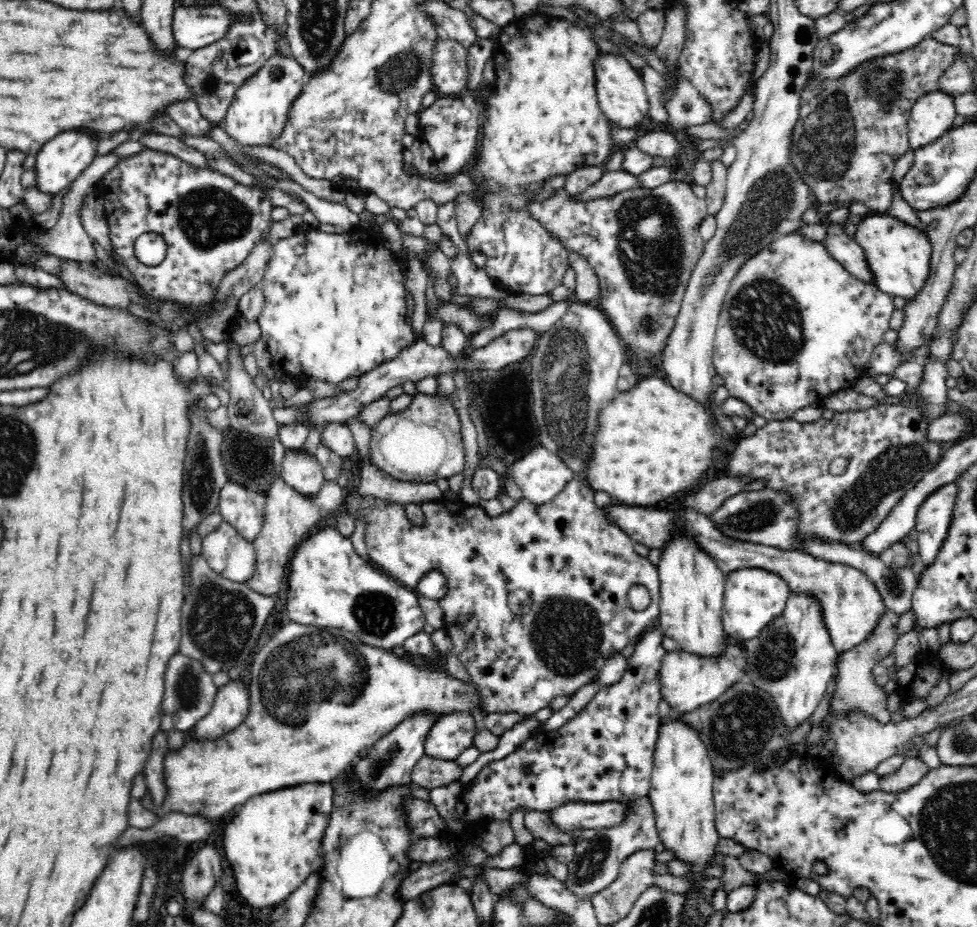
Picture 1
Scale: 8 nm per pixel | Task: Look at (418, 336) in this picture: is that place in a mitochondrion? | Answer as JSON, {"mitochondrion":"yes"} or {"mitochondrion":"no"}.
{"mitochondrion":"no"}

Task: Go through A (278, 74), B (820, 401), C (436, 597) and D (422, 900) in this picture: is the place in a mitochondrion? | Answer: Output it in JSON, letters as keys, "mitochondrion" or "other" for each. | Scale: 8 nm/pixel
{"A":"other","B":"other","C":"other","D":"other"}

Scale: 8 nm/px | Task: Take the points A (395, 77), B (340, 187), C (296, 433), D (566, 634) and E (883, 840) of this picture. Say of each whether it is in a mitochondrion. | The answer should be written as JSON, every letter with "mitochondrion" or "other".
{"A":"mitochondrion","B":"other","C":"other","D":"mitochondrion","E":"other"}

